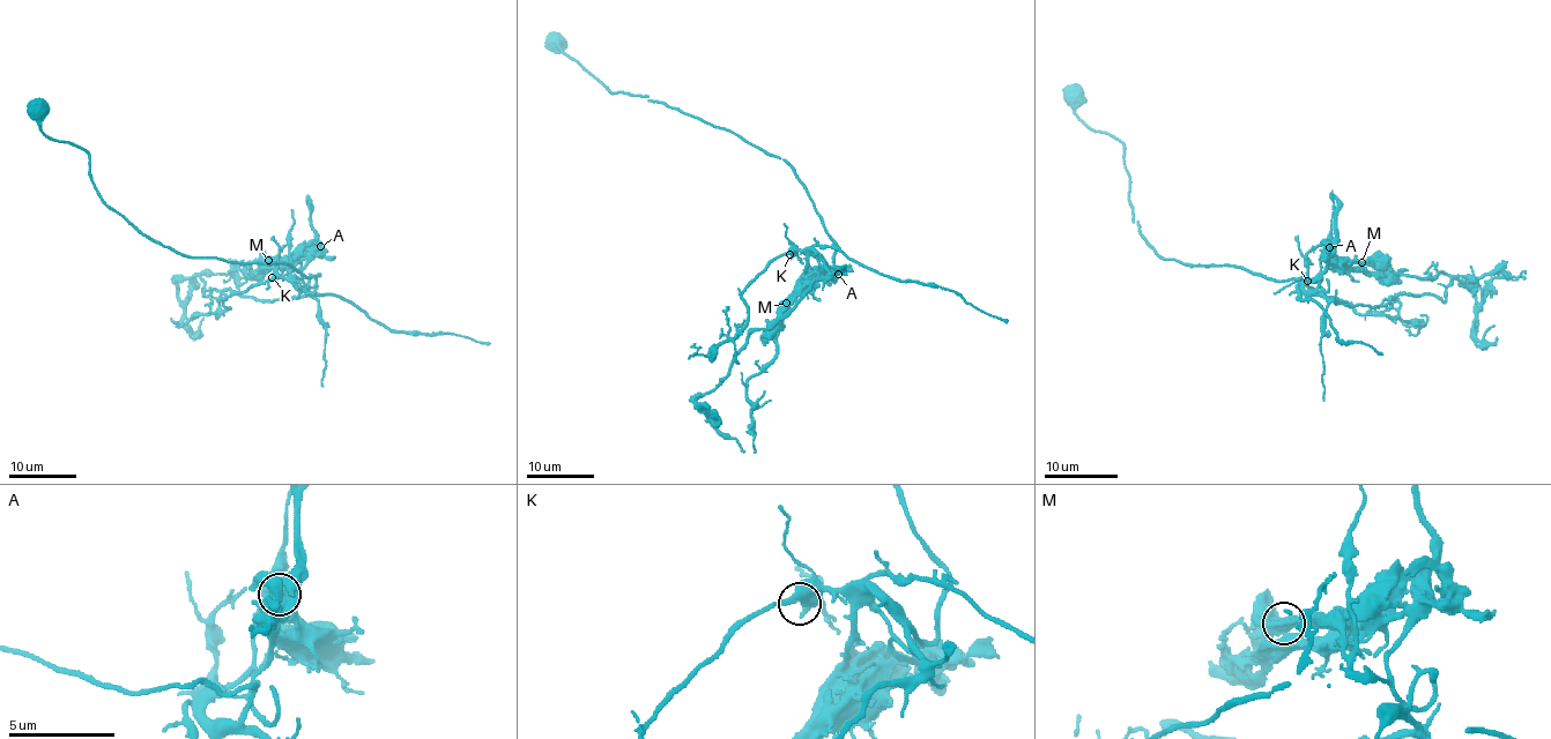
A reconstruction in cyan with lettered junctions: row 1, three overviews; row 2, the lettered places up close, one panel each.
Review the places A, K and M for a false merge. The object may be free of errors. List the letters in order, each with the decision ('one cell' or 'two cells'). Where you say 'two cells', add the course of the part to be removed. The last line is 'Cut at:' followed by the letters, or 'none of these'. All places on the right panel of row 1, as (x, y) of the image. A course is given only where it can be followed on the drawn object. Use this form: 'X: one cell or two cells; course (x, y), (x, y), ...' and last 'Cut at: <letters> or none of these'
A: one cell
K: one cell
M: two cells; course (1360, 262), (1342, 260), (1335, 253), (1337, 226), (1331, 189)
Cut at: M

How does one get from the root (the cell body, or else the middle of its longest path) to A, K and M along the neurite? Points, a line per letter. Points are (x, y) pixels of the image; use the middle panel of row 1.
A: (556, 42), (610, 91), (646, 95), (784, 158), (837, 246), (833, 265), (818, 268), (838, 274)
K: (556, 42), (610, 91), (646, 95), (784, 158), (837, 246), (832, 266), (814, 251), (789, 254)
M: (556, 42), (610, 91), (646, 95), (784, 158), (837, 246), (832, 266), (815, 251), (808, 255), (787, 303)

